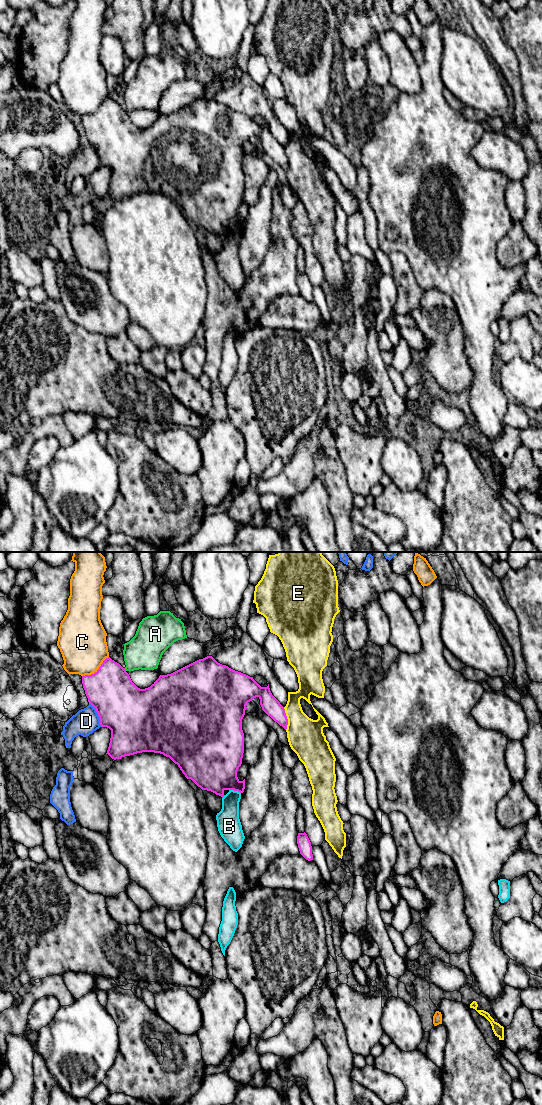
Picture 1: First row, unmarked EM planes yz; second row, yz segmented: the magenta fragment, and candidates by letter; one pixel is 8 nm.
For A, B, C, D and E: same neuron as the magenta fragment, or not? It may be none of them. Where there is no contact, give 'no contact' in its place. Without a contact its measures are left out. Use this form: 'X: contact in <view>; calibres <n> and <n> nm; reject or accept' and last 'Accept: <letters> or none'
A: contact in yz; calibres 380 and 300 nm; reject
B: contact in yz; calibres 380 and 180 nm; reject
C: contact in yz; calibres 380 and 380 nm; reject
D: contact in yz; calibres 420 and 200 nm; reject
E: contact in yz; calibres 150 and 280 nm; reject
Accept: none

